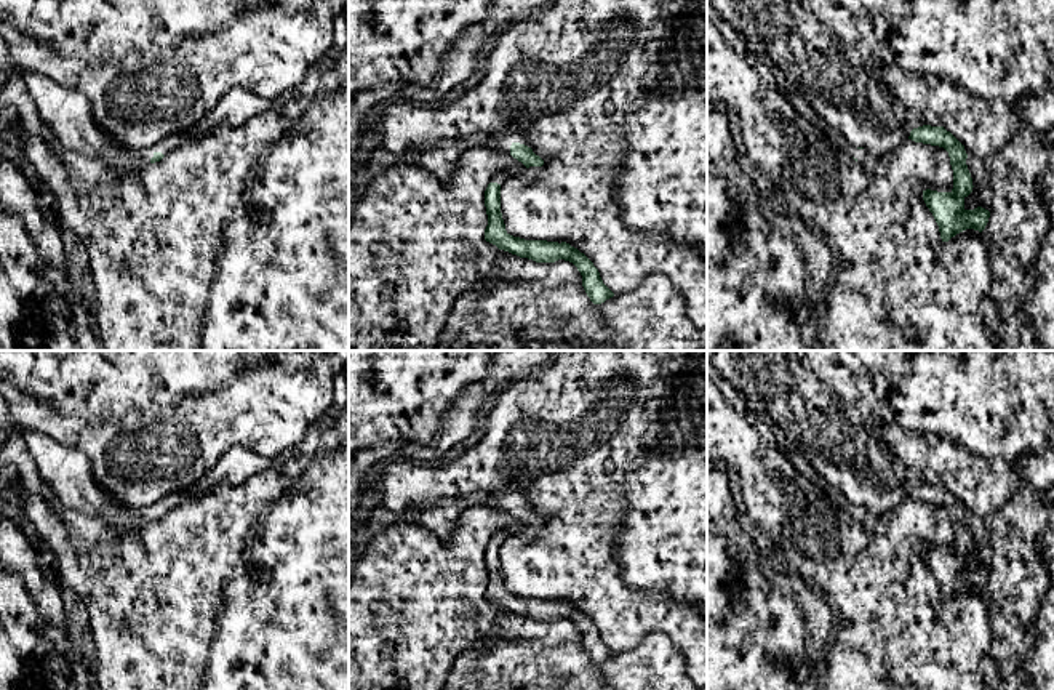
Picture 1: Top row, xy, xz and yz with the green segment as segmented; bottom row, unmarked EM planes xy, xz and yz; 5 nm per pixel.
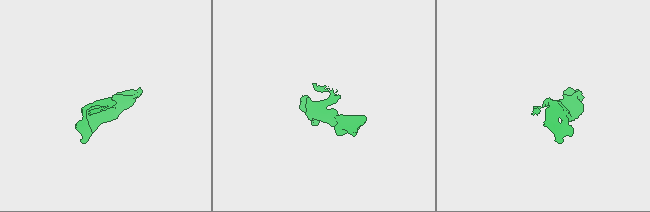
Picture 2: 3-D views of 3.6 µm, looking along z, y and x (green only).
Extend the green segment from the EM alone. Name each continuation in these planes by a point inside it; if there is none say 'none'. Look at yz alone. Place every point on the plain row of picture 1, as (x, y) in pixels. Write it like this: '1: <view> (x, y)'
1: yz (862, 514)

